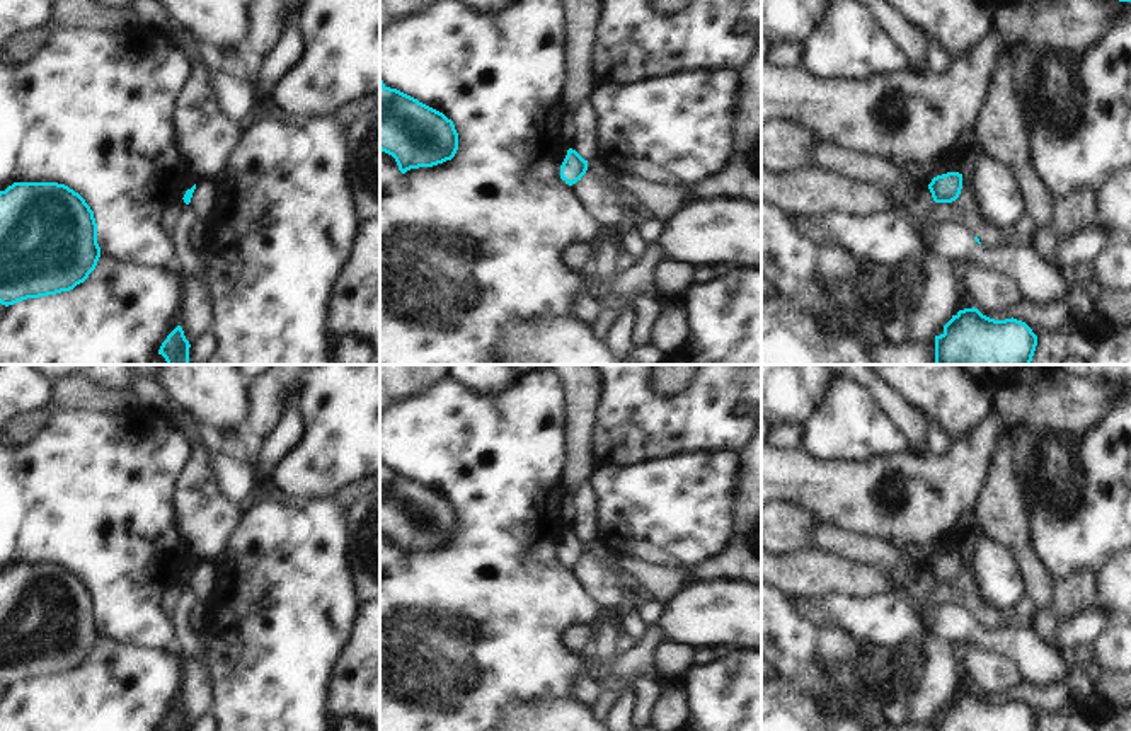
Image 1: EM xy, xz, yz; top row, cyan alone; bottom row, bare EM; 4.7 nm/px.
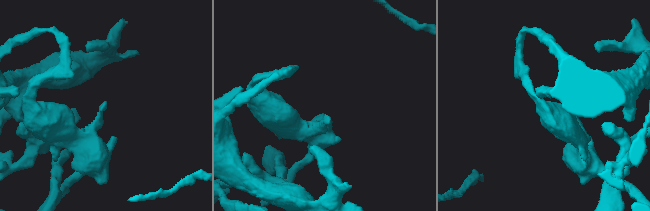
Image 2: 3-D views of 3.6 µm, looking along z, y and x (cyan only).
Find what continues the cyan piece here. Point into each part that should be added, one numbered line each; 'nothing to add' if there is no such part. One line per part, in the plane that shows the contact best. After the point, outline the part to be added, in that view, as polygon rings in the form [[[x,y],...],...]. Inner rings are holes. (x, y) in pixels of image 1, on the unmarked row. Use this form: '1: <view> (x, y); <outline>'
nothing to add

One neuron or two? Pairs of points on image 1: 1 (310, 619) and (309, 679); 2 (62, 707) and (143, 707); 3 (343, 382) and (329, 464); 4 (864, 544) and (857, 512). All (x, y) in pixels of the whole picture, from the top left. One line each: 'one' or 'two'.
1: one
2: one
3: one
4: two

